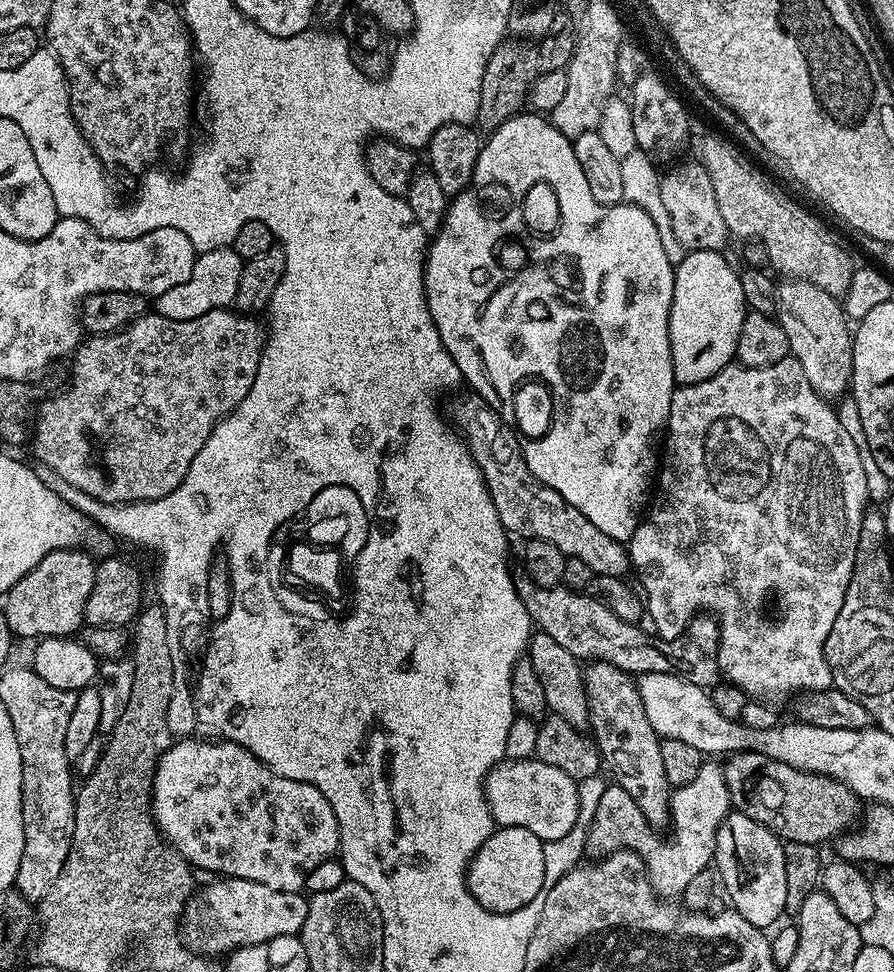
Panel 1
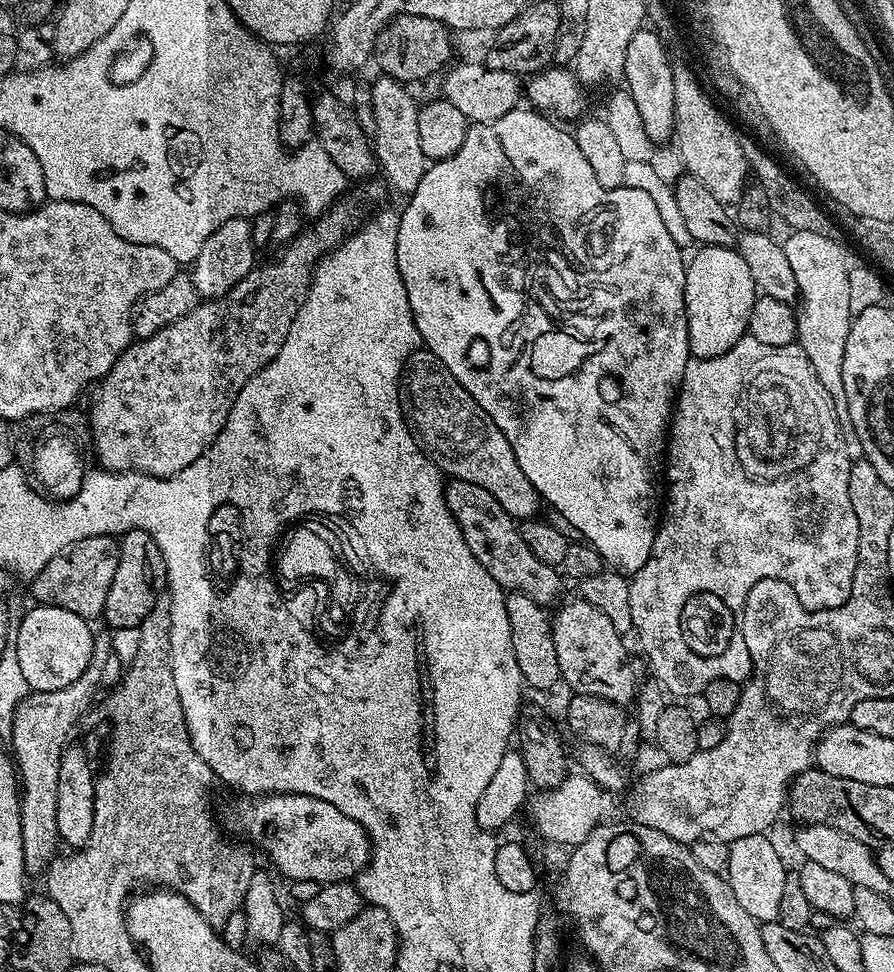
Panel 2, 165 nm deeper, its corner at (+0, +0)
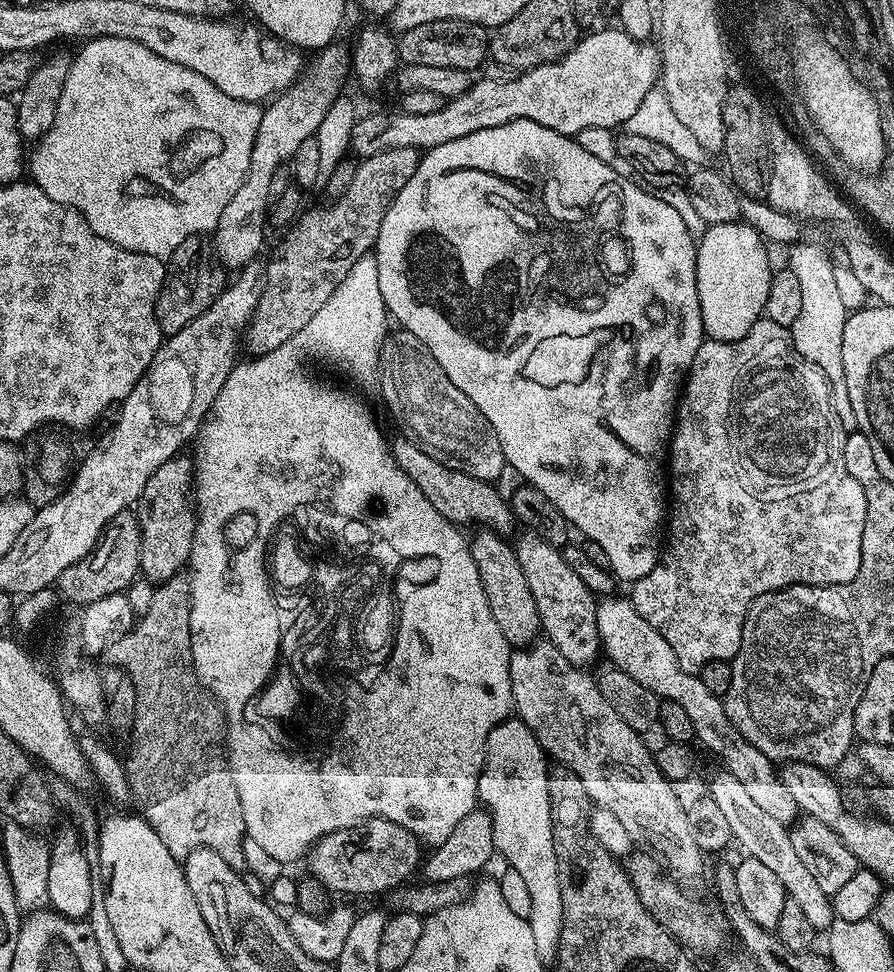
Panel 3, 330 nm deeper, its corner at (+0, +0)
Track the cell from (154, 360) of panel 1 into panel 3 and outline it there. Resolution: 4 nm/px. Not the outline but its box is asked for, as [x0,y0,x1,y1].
[246,148,421,357]

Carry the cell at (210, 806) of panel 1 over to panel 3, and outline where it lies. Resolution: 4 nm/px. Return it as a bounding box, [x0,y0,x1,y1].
[306,816,422,896]

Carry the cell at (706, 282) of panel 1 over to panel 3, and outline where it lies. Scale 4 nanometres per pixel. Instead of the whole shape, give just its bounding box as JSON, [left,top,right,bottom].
[696,222,774,342]

